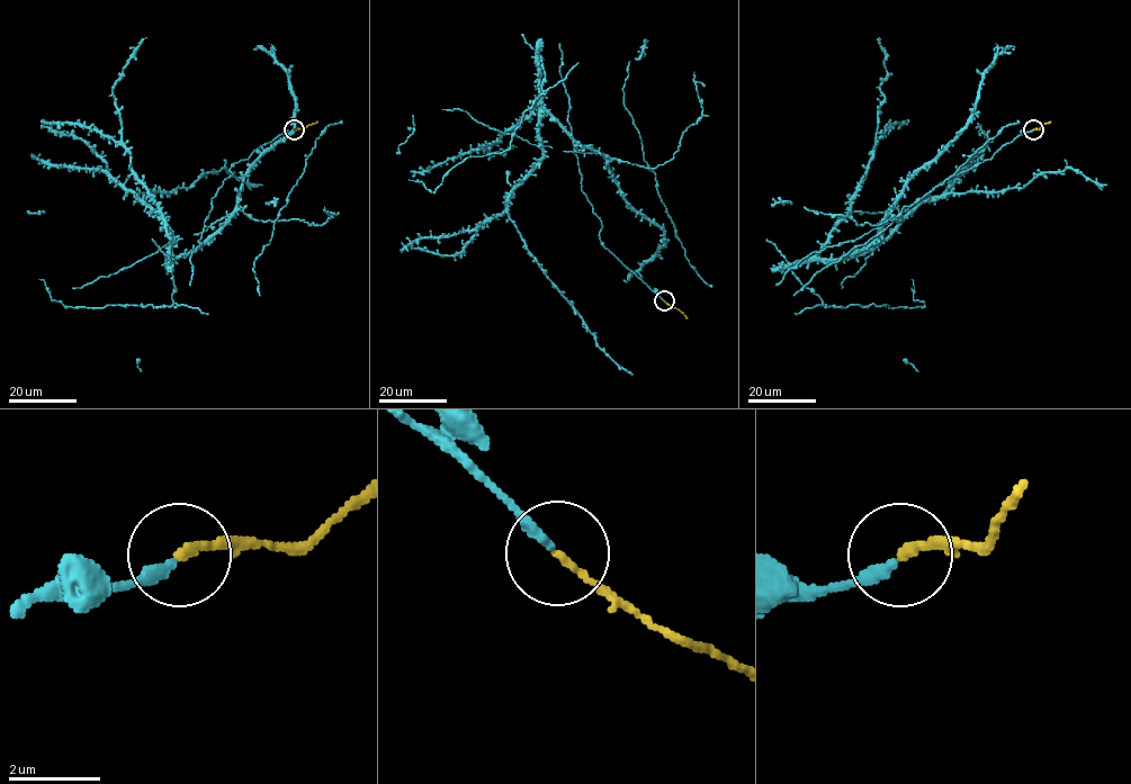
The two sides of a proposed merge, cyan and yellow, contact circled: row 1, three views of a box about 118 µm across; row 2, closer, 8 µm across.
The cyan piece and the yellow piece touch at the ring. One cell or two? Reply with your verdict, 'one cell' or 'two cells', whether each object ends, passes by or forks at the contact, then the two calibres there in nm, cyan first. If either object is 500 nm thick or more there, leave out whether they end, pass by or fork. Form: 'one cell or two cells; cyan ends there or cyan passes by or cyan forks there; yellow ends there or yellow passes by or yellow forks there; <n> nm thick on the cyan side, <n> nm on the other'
one cell; cyan ends there; yellow ends there; 260 nm thick on the cyan side, 170 nm on the other

